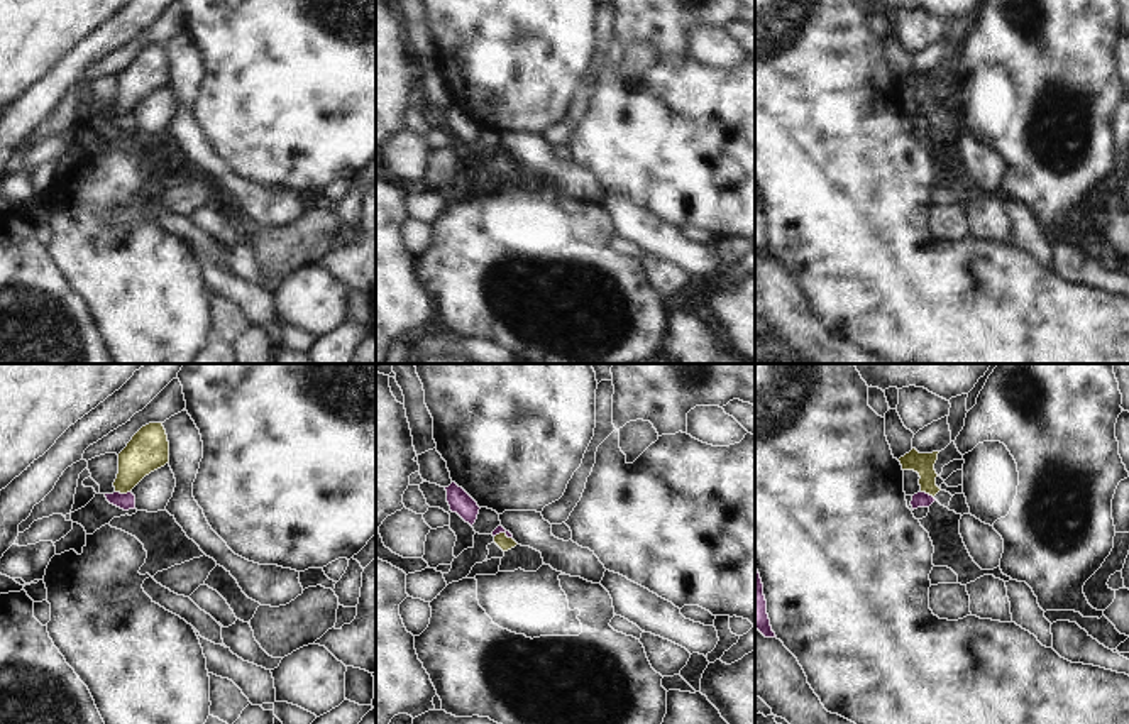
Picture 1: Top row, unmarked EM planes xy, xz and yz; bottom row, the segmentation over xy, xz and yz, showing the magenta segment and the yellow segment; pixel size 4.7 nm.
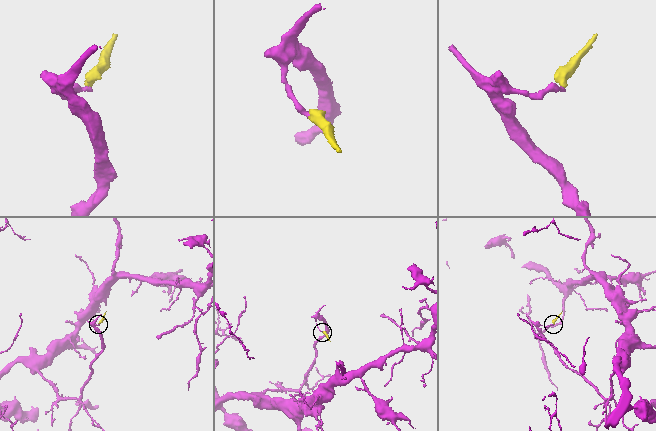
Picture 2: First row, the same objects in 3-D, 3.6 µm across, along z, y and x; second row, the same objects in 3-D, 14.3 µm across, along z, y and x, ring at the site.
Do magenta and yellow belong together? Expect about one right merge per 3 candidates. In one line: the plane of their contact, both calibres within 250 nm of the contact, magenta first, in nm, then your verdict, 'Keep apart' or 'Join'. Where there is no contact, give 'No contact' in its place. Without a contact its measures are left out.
Touches magenta in xy. Thickness 80 nm (magenta) against 200 nm. Keep apart

